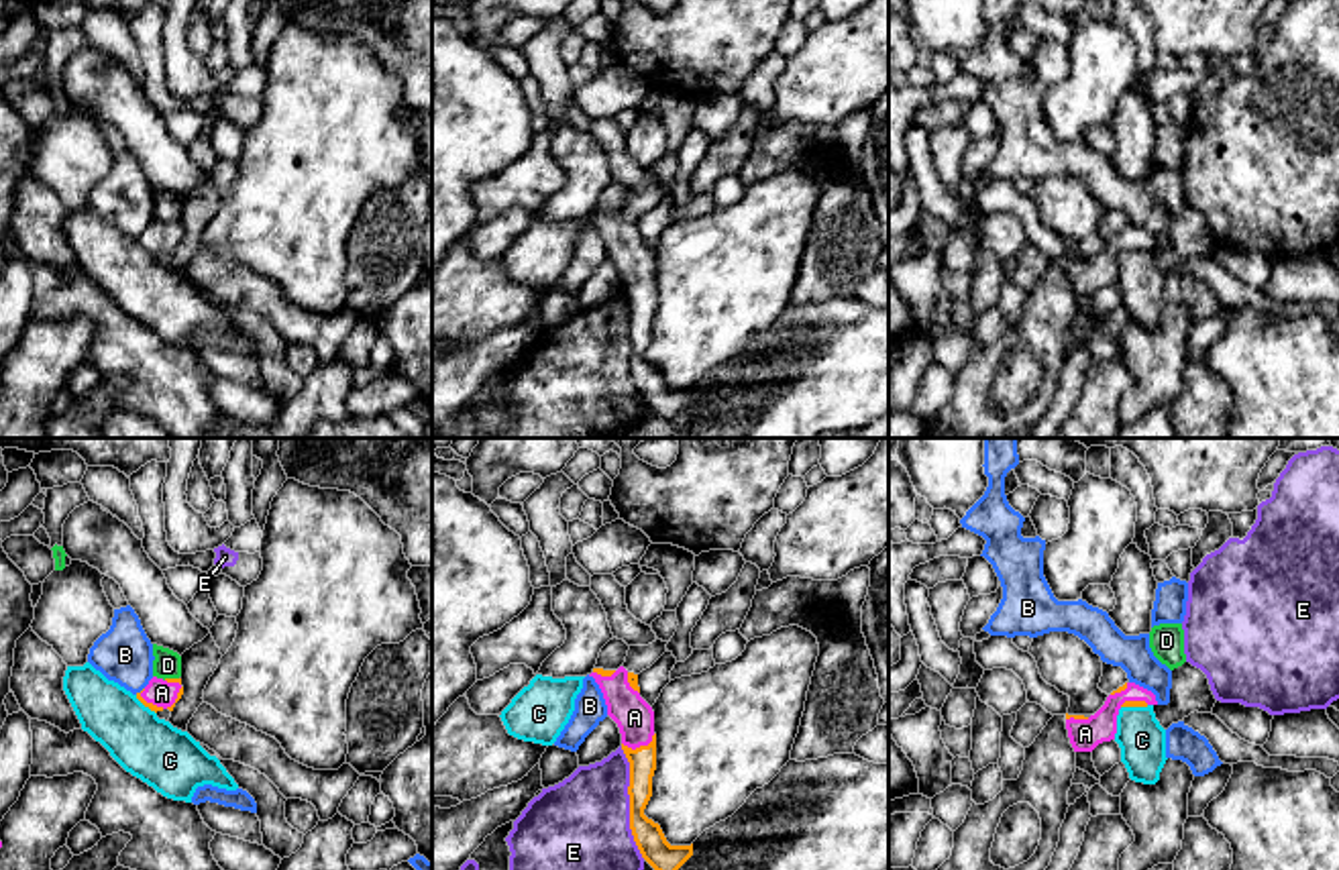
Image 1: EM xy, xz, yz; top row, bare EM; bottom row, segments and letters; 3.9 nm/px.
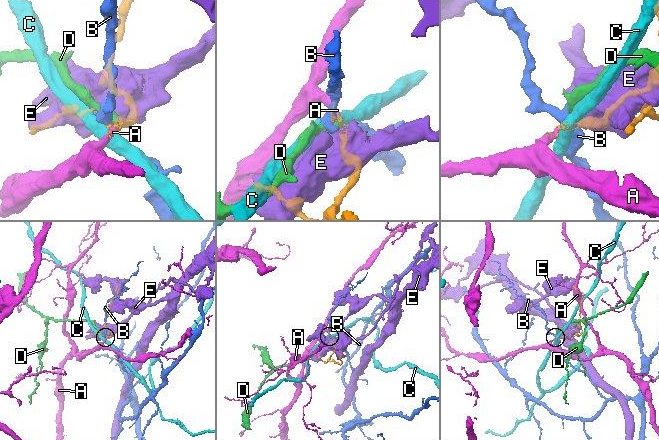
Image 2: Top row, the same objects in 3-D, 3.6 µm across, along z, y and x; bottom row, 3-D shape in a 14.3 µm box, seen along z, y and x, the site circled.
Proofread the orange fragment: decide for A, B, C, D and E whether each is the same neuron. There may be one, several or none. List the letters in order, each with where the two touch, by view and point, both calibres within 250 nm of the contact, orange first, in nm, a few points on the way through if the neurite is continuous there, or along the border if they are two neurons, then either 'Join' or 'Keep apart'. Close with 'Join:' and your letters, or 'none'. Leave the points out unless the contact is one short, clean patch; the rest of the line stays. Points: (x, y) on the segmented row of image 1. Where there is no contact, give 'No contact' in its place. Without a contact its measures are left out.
A: Touches orange at xz (640, 746). Thickness 110 nm (orange) against 150 nm. Join
B: Touches orange at xy (141, 691). Thickness 30 nm (orange) against 220 nm. Boundary: xy (143, 687), (135, 693). Keep apart
C: Touches orange at yz (1134, 705). Thickness 30 nm (orange) against 190 nm. Boundary: yz (1148, 705), (1121, 708). Keep apart
D: Touches orange at xy (170, 679). Thickness 20 nm (orange) against 110 nm. Boundary: xy (178, 677), (164, 679). Keep apart
E: Touches orange at xz (630, 803). Thickness 120 nm (orange) against 360 nm. Keep apart
Join: A

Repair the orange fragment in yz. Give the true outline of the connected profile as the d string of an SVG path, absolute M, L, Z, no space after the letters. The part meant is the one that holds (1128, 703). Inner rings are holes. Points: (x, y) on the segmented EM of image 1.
M1125 683L1107 697L1105 705L1094 715L1066 713L1066 729L1074 752L1092 752L1099 744L1115 740L1121 707L1147 705L1158 705L1156 695L1135 683Z

